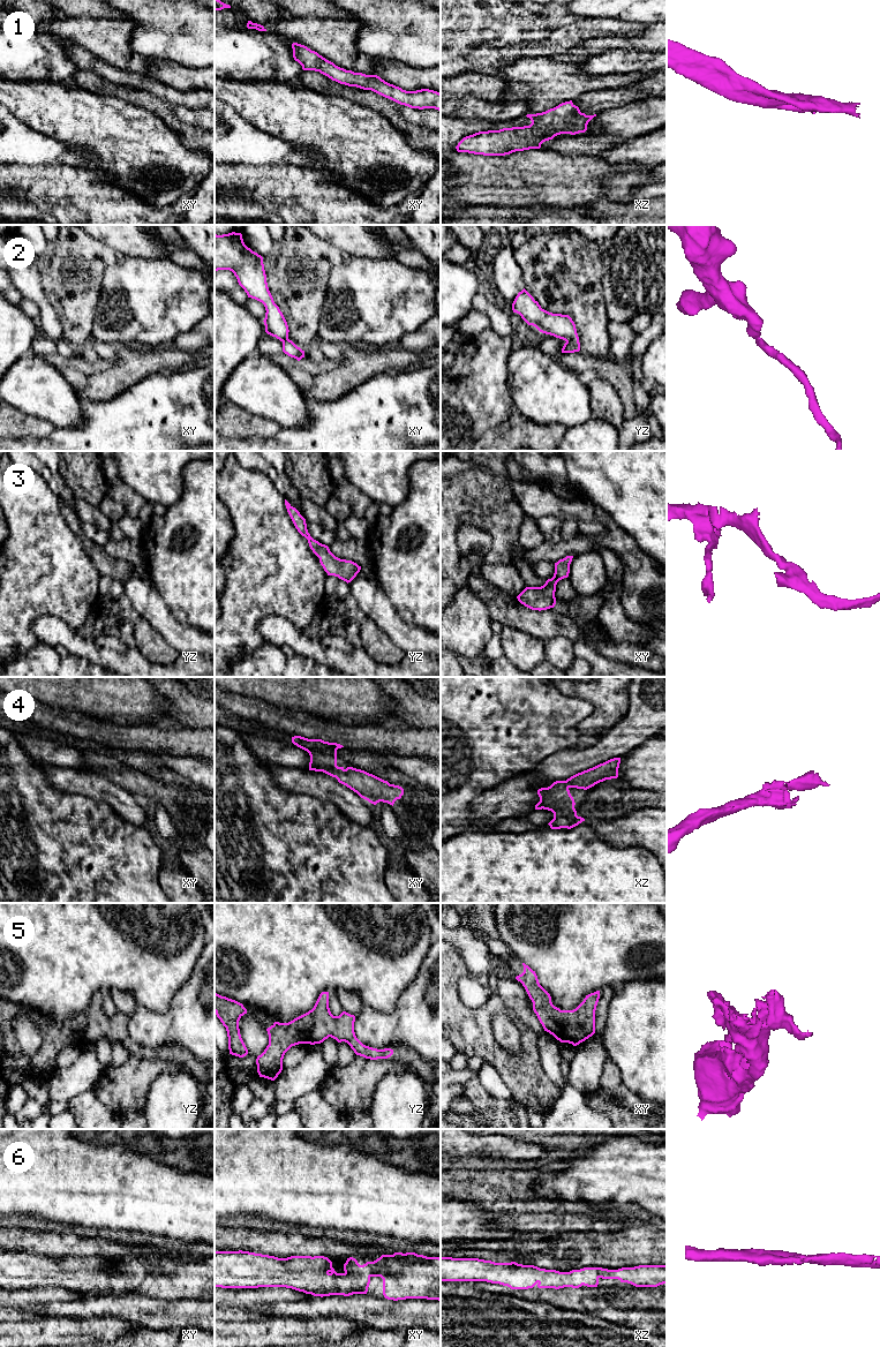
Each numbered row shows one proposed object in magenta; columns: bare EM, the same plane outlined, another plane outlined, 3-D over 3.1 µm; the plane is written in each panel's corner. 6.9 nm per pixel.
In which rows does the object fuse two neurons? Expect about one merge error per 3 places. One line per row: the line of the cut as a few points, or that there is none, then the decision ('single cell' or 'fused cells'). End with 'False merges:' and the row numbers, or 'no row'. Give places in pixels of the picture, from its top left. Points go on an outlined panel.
1: cut none; single cell
2: cut none; single cell
3: cut none; single cell
4: cut none; single cell
5: cut none; single cell
6: cut none; single cell
False merges: no row

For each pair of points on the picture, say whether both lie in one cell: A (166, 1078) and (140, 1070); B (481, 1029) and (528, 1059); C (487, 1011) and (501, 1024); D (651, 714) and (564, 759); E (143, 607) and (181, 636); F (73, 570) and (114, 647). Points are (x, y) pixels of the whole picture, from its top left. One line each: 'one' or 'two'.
A: two
B: one
C: two
D: one
E: one
F: two

